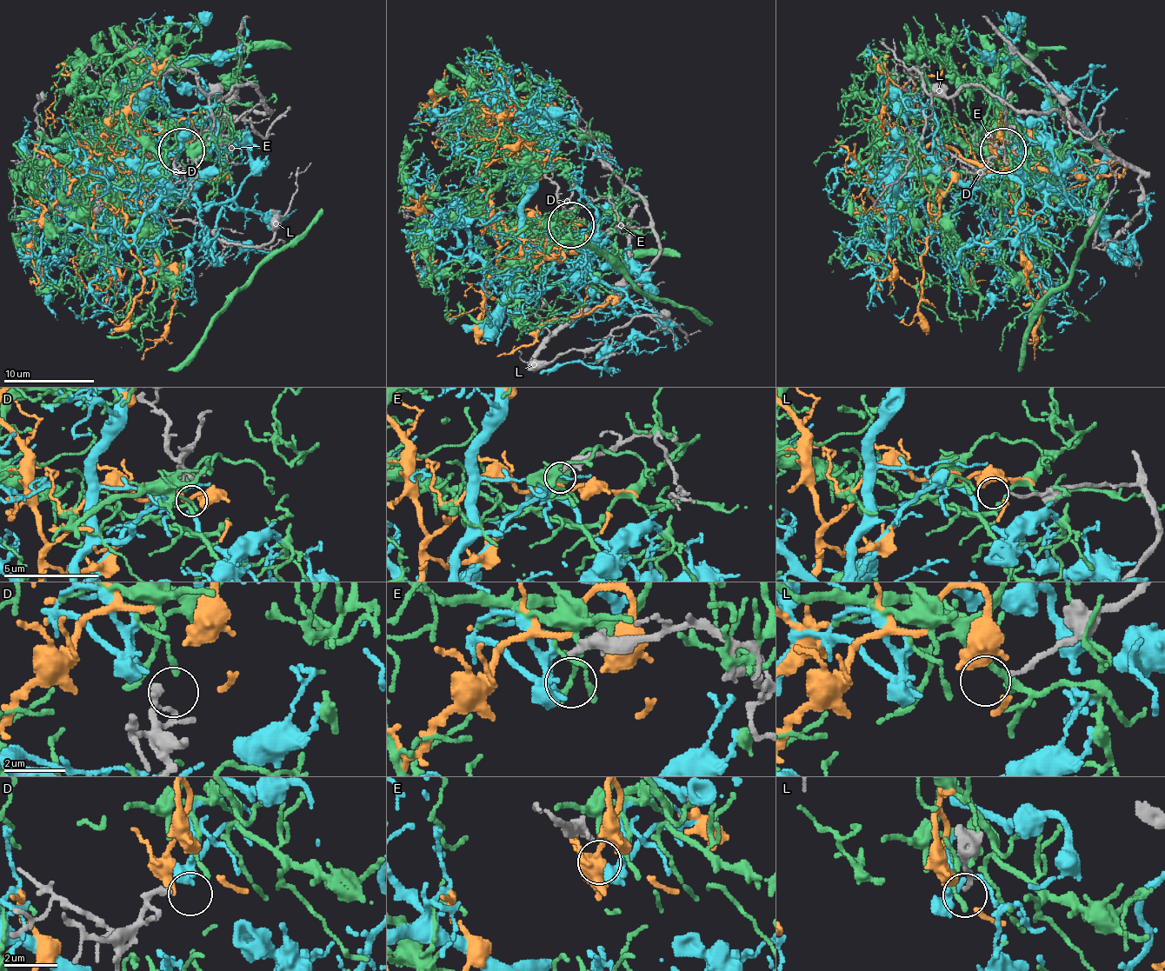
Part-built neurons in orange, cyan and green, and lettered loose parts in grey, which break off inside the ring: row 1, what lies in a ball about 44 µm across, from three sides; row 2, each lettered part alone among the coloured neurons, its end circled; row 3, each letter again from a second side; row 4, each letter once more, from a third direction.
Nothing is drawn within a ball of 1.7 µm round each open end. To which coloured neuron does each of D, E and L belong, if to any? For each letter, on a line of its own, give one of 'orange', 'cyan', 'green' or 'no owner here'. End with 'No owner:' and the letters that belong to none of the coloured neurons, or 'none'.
D: no owner here
E: cyan
L: no owner here
No owner: D, L

